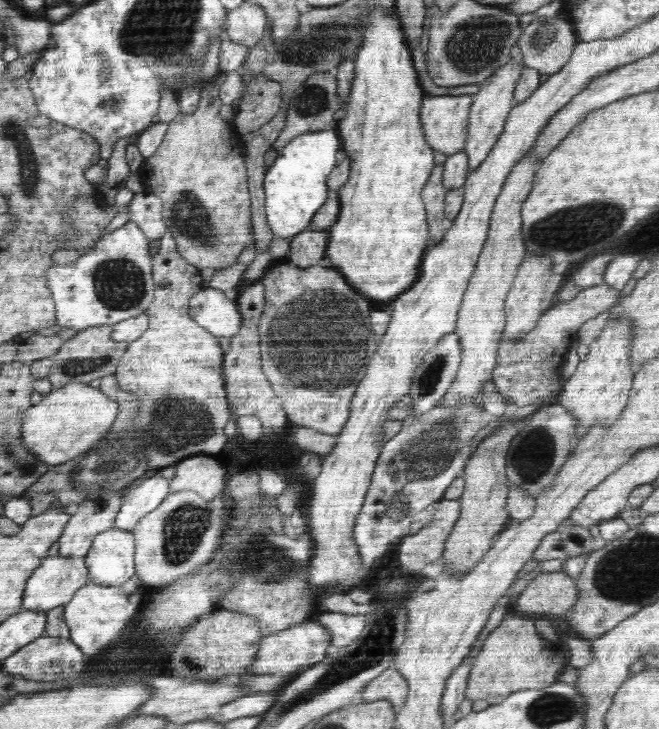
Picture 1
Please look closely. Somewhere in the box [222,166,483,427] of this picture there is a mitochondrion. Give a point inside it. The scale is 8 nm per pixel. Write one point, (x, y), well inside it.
(316, 343)

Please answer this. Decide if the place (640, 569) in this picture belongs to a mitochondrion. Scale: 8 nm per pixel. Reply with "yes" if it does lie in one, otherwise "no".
yes

